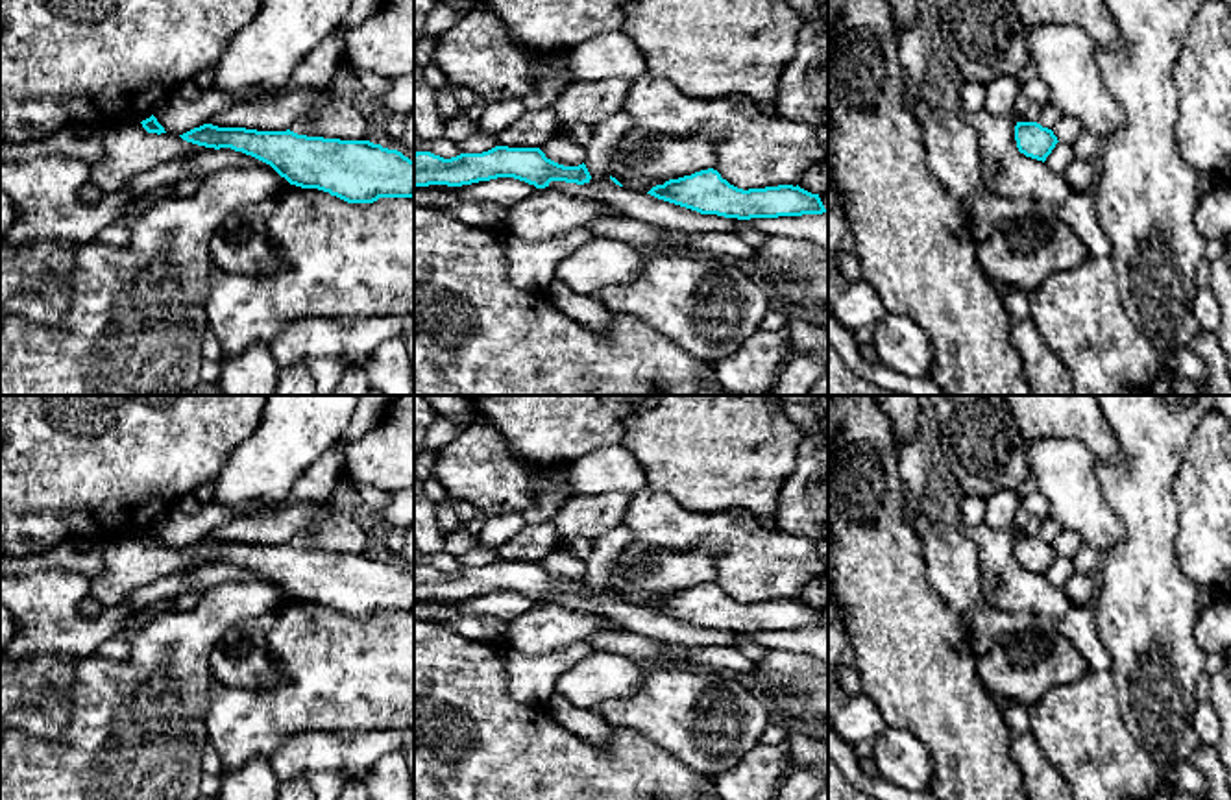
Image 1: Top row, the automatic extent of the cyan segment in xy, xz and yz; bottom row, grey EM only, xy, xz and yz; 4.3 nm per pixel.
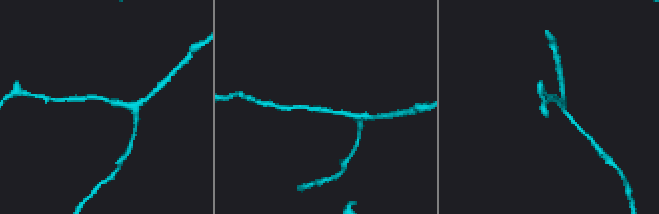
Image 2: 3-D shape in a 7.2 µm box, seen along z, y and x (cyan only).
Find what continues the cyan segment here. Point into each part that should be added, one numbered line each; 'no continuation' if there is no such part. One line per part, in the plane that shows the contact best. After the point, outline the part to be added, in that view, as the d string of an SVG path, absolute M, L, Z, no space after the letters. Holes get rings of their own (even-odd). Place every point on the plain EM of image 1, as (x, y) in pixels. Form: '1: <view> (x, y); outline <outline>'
no continuation

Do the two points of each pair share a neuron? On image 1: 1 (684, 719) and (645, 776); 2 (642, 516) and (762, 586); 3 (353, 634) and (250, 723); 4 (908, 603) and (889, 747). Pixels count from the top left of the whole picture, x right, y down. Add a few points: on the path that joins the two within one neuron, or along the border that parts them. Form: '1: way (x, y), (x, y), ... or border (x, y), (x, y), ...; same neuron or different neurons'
1: border (625, 727), (644, 734), (699, 775); different neurons
2: way (673, 527), (710, 531), (734, 555); same neuron
3: way (328, 660), (276, 712); same neuron
4: border (886, 725), (904, 728), (928, 751); different neurons

